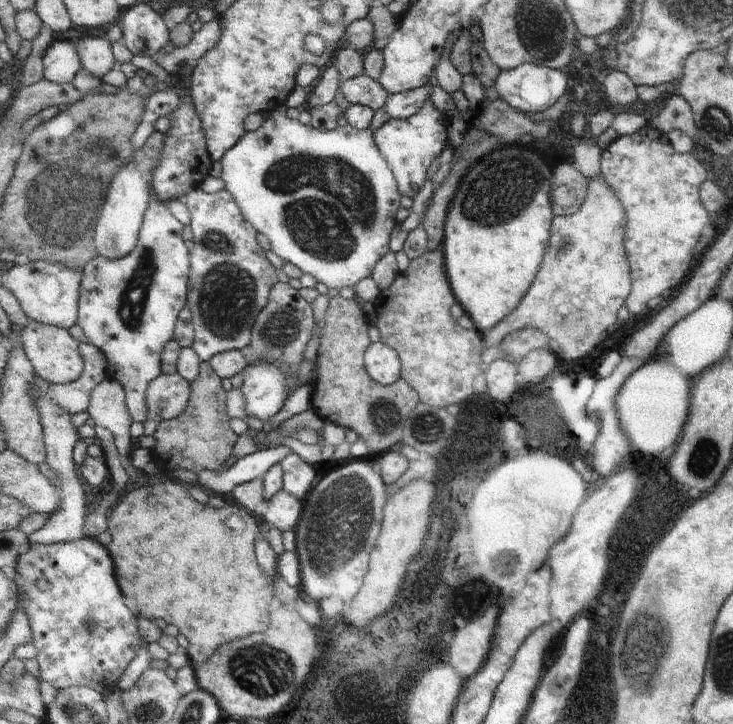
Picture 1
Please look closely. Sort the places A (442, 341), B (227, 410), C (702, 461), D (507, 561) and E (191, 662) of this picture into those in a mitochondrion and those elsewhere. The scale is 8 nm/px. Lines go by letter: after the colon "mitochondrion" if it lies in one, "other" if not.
A: other
B: other
C: mitochondrion
D: mitochondrion
E: other

